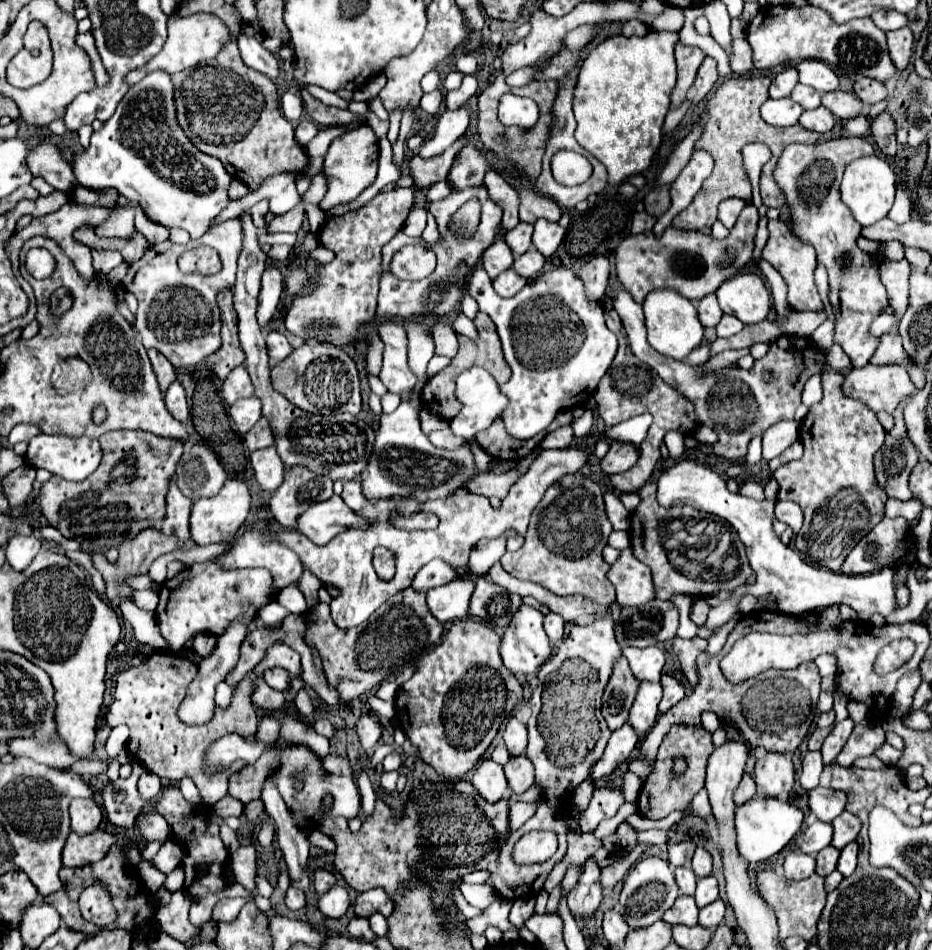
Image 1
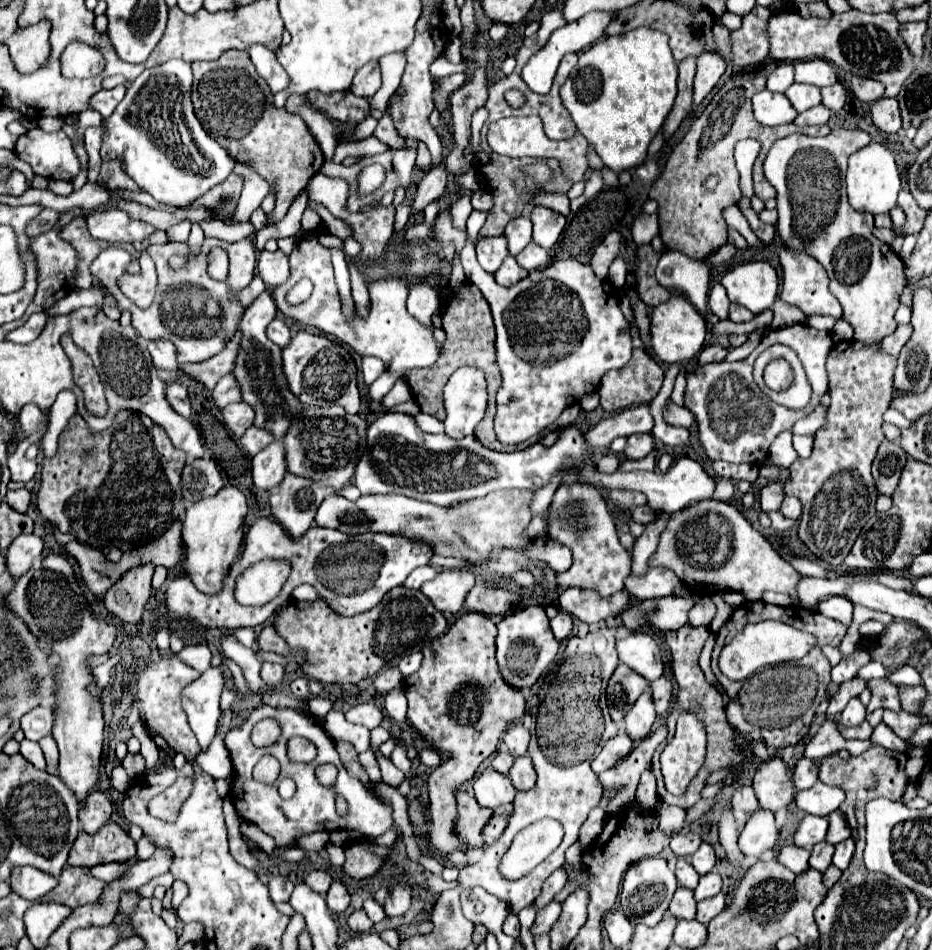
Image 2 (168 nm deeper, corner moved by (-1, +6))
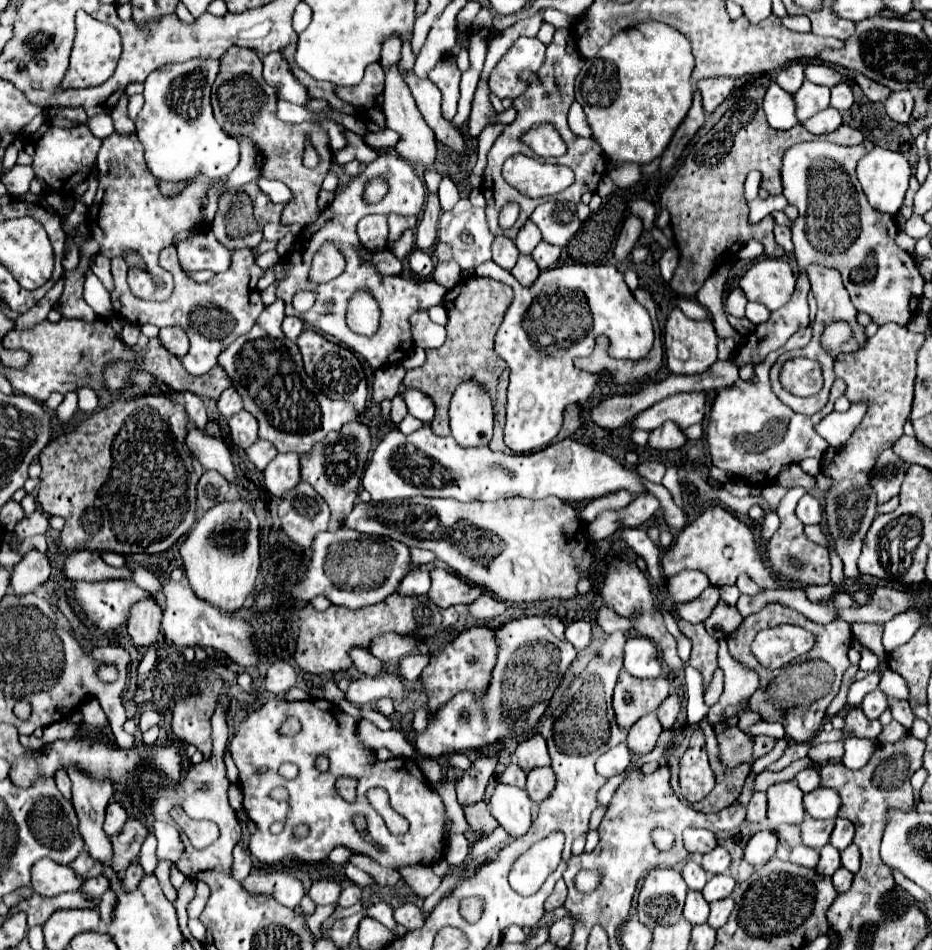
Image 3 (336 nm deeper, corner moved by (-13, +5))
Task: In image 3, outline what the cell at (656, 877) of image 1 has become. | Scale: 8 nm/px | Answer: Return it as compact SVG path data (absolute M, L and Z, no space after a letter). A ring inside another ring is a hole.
M655 867L643 879L637 897L639 921L647 927L671 925L681 919L687 885L681 871L673 867Z

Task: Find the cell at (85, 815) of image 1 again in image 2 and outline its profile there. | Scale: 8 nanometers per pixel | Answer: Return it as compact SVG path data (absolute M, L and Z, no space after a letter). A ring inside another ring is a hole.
M91 792L87 796L85 808L79 810L79 820L83 824L83 830L89 834L95 834L103 824L109 822L113 812L113 806L109 802L109 798L103 792Z

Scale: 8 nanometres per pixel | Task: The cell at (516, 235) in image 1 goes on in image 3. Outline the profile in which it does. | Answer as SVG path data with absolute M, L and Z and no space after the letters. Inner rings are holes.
M527 221L525 225L523 225L523 229L519 231L519 235L515 237L515 245L517 245L517 249L523 253L523 255L531 255L533 253L533 249L541 243L541 231L539 231L539 227L533 223L533 221Z

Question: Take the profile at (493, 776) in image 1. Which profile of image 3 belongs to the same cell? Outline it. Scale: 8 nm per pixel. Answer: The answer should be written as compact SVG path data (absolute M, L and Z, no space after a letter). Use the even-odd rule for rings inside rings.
M497 783L489 799L489 807L499 825L505 827L511 835L523 835L531 827L533 801L529 799L527 791L515 785Z

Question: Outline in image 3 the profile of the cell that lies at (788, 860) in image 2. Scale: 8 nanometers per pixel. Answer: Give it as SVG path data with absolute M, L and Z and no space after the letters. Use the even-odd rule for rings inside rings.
M799 845L799 847L795 847L791 851L789 861L795 863L795 865L803 865L803 867L815 869L817 867L817 861L819 861L819 851L815 851L811 847L805 847L805 845Z

